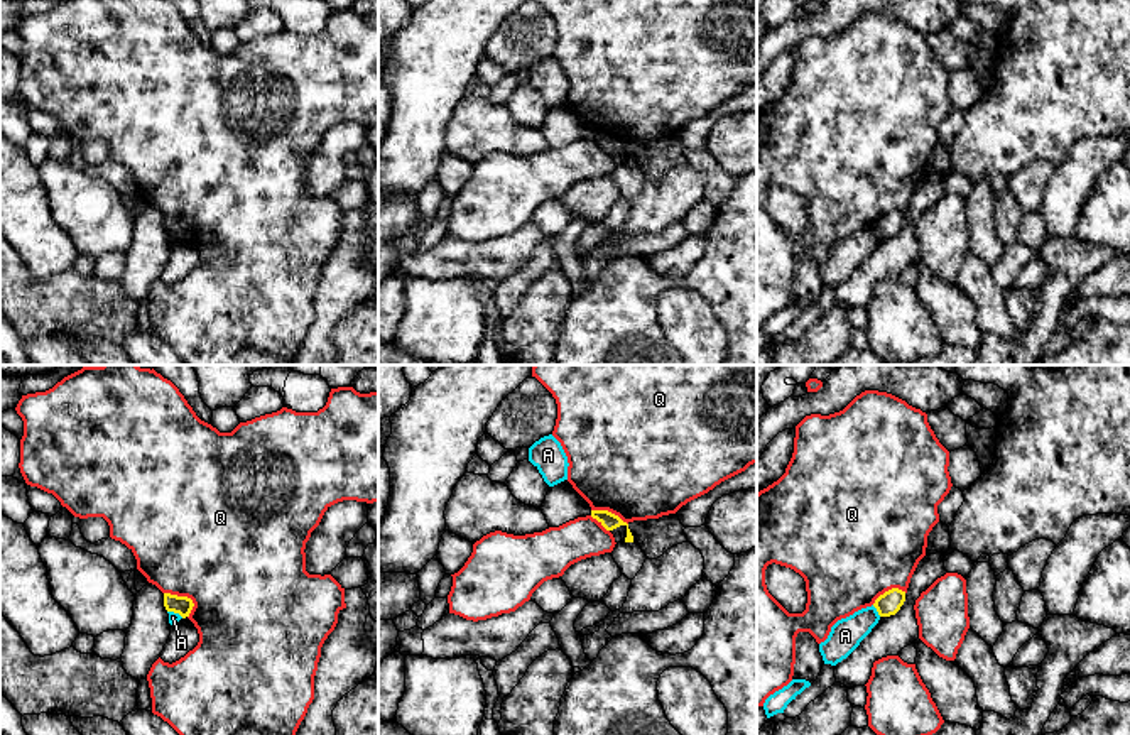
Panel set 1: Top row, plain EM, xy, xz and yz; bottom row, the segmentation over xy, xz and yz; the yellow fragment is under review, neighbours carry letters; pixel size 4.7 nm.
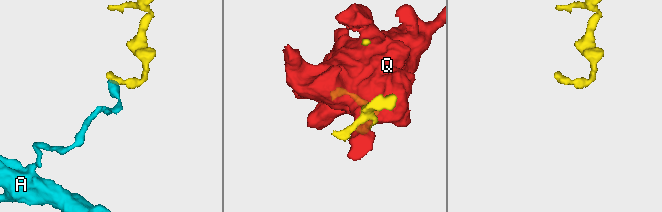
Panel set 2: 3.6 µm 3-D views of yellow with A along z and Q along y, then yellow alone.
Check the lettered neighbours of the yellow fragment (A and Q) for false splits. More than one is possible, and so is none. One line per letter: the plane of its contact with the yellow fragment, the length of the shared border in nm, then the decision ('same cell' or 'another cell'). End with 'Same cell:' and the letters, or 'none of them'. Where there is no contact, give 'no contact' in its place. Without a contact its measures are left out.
A: yz | 70 nm | another cell
Q: xy | 170 nm | another cell
Same cell: none of them

